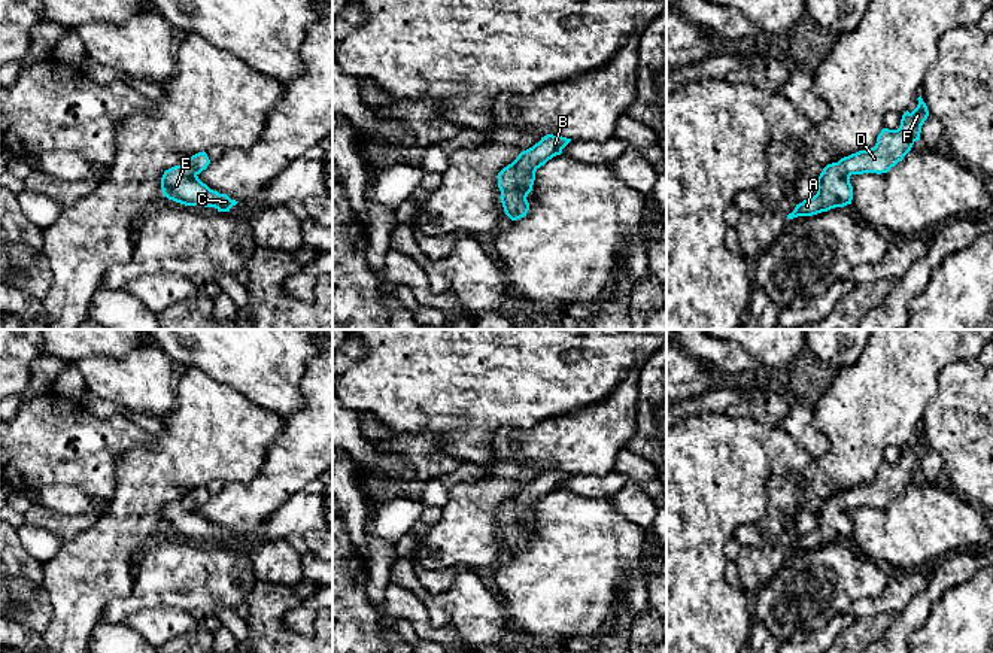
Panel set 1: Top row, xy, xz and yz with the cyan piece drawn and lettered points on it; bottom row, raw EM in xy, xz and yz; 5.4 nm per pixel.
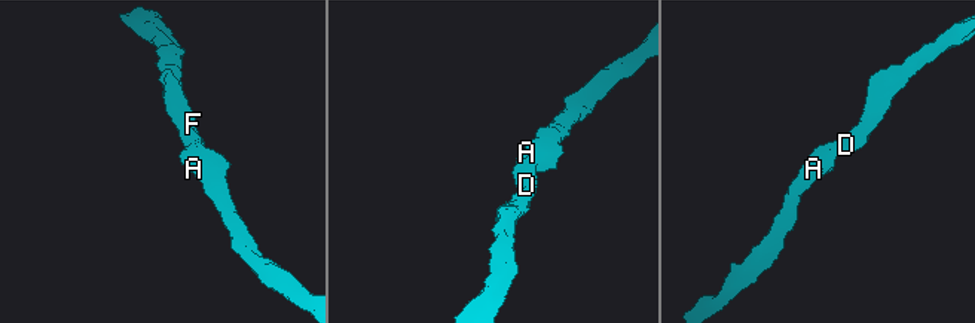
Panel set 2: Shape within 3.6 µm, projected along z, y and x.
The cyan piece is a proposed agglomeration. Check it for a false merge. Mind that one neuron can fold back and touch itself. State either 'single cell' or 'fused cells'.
single cell

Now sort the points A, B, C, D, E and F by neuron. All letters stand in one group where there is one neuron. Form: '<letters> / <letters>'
A B C D E F

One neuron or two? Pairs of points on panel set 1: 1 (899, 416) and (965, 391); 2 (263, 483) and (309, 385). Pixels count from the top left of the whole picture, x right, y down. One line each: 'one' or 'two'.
1: two
2: one

